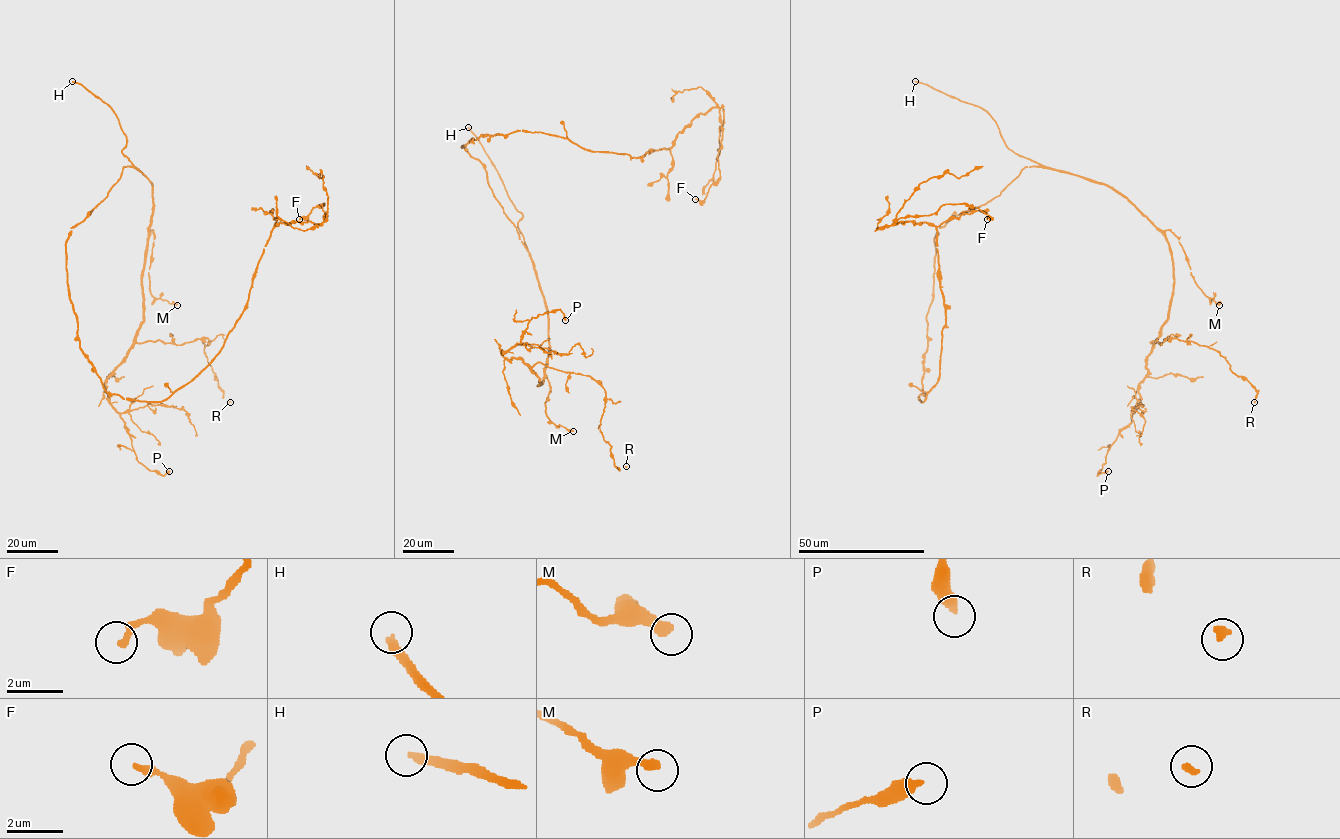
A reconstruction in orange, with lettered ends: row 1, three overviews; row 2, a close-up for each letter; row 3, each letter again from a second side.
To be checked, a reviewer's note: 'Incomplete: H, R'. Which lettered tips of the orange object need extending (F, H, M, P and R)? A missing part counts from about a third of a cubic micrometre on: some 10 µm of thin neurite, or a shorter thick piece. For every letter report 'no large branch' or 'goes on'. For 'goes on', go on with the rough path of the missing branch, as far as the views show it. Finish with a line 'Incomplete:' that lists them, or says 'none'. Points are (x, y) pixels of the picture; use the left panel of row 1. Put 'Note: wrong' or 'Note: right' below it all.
F: no large branch
H: goes on
M: goes on
P: no large branch
R: no large branch
Incomplete: H, M
Note: wrong

